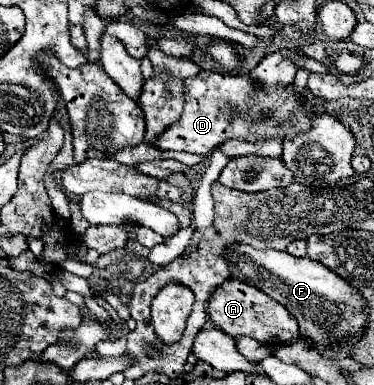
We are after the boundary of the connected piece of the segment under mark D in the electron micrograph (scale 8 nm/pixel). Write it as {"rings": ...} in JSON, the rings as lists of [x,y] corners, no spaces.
{"rings":[[[200,71],[194,77],[184,79],[186,105],[180,121],[164,129],[152,147],[158,151],[188,151],[188,153],[210,153],[216,145],[228,139],[258,141],[262,137],[290,139],[298,131],[306,131],[314,109],[304,105],[304,97],[294,97],[290,87],[264,95],[256,89],[248,75]]]}

